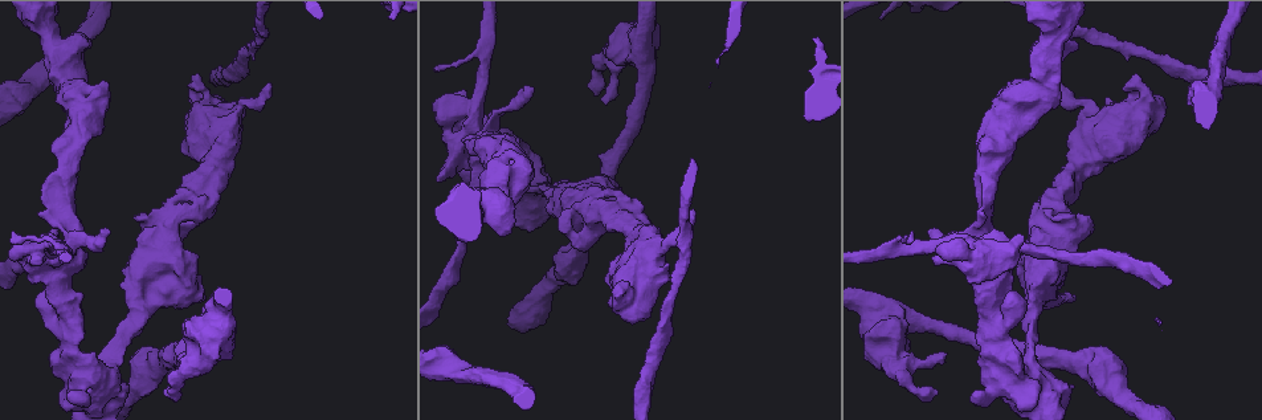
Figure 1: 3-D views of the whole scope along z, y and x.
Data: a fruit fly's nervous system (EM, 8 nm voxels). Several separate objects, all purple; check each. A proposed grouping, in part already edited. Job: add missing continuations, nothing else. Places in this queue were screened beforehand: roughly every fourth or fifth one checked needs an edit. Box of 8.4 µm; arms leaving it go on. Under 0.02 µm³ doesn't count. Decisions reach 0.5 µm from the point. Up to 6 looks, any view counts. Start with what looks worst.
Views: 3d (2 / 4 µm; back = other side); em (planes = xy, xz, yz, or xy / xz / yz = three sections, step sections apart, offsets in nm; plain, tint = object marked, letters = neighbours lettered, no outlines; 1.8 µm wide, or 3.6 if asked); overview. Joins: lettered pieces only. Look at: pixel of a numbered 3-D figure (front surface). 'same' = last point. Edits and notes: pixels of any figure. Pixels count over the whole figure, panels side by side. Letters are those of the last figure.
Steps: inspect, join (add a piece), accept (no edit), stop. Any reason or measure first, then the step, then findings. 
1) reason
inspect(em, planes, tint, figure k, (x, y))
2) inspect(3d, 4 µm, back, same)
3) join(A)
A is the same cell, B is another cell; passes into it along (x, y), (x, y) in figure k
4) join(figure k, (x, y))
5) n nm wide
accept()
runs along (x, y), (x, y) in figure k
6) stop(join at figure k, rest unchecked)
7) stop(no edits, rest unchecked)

free end
inspect(em, xz, step 4, letters, figure 1, (203, 300))

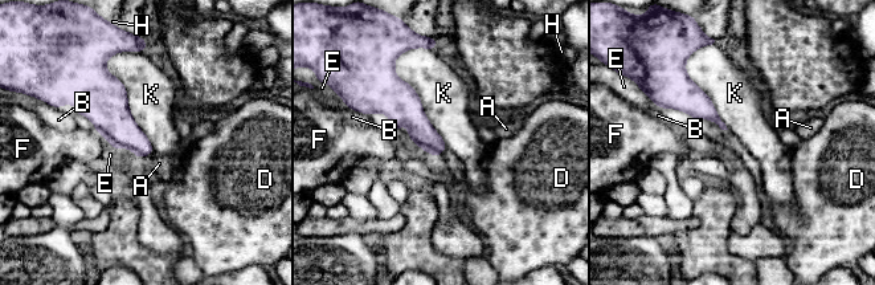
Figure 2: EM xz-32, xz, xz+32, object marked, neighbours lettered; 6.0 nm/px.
accept()
A, B, D, E, F, H and K are other cells; border along (107, 58), (154, 151) in figure 2; none of them fits

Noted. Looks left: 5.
sharp bend
inspect(em, 3.6 µm, planes, letters, figure 1, (193, 133))

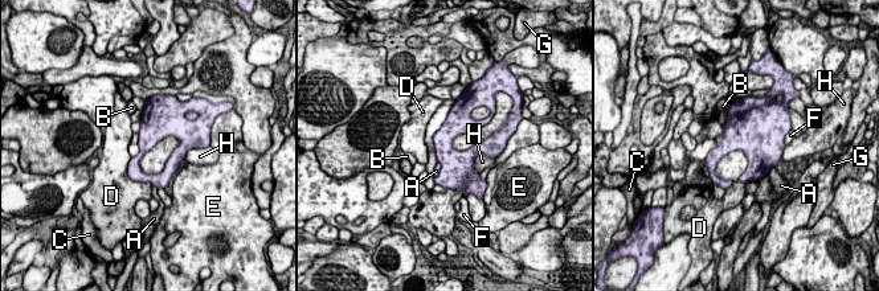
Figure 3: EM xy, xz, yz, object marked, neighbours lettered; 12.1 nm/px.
D touches over 440 nm
accept()
A, B, C, D, E, F, G and H are other cells; none of them fits

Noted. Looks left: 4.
thick end
inspect(3d, 4 µm, figure 1, (1081, 213))

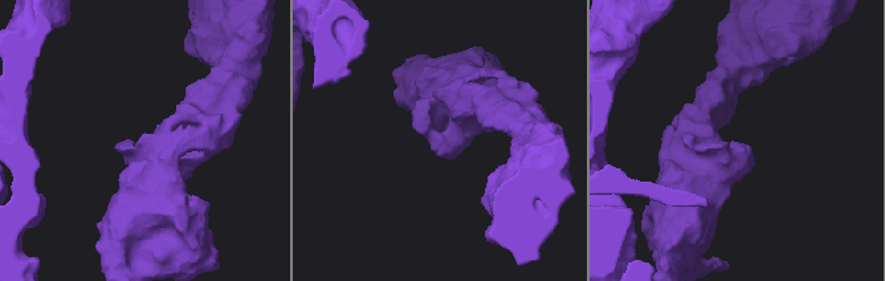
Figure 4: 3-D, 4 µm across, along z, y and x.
need the tissue
inspect(em, planes, letters, figure 4, (444, 146))

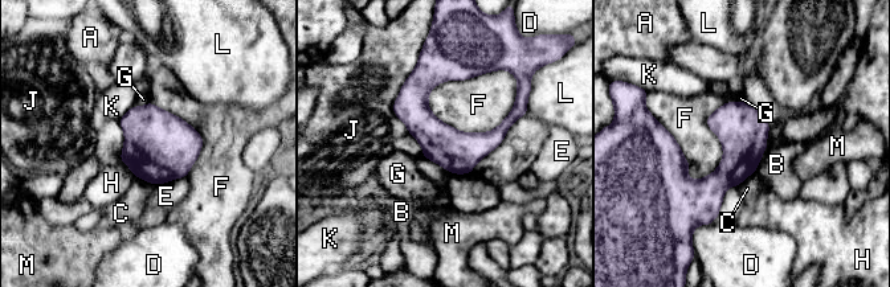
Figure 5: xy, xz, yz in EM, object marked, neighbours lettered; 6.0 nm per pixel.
accept()
A, B, C, D, E, F, G, H, J, K, L and M are other cells; runs along (439, 65), (420, 121), (468, 169) in figure 5; none of them fits

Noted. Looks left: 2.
stop(no edits, rest unchecked)

